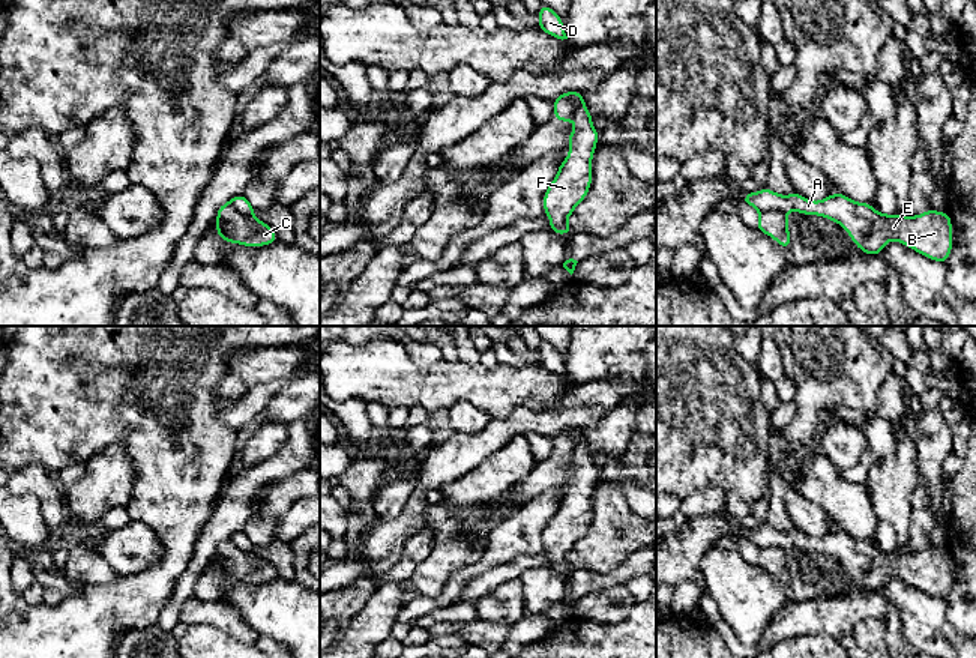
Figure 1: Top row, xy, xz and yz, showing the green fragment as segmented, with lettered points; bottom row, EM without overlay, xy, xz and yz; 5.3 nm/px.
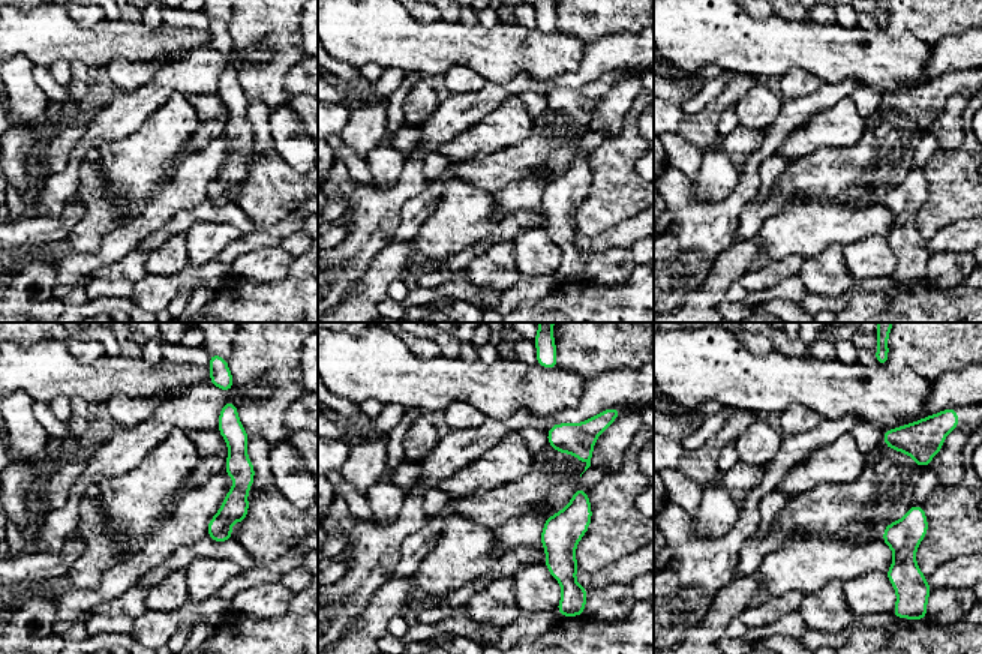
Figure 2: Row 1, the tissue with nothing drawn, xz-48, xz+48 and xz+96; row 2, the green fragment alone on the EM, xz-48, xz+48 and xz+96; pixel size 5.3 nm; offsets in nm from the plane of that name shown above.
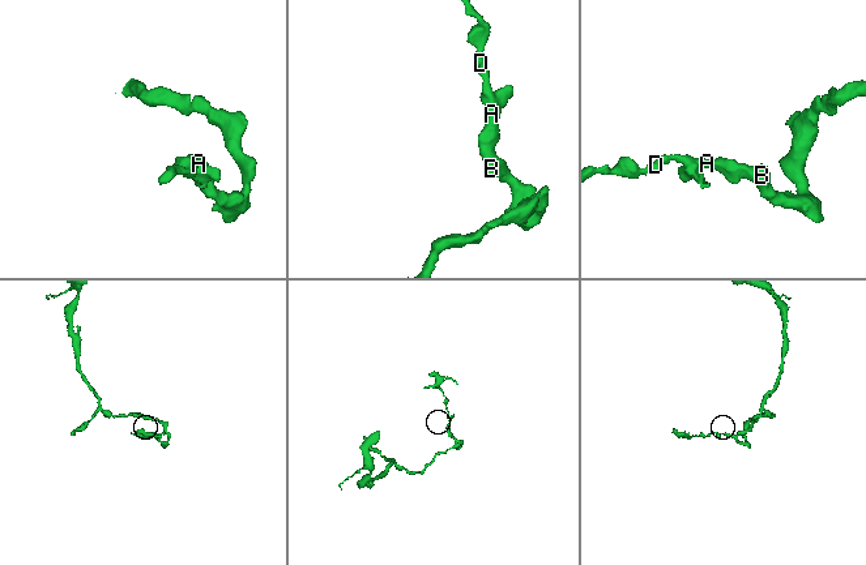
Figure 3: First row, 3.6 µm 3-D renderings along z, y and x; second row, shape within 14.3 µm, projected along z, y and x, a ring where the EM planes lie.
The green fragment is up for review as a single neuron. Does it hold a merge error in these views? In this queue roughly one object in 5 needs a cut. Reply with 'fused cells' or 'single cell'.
fused cells

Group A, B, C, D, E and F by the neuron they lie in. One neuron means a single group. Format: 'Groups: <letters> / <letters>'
Groups: A B D E F / C

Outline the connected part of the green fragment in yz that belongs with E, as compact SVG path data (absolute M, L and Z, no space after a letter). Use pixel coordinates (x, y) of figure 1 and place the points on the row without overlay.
M769 524L746 529L740 539L751 541L758 548L790 548L818 551L835 557L847 566L856 583L868 592L881 590L889 577L898 577L916 589L946 599L953 581L949 548L928 545L917 553L884 551L871 539L856 539L842 529L821 538L806 536L797 529L779 532Z

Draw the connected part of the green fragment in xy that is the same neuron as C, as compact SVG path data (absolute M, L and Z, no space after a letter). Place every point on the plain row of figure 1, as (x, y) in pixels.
M230 539L218 544L216 551L216 571L224 578L264 583L278 577L272 563L257 556L252 550L245 551L237 548Z

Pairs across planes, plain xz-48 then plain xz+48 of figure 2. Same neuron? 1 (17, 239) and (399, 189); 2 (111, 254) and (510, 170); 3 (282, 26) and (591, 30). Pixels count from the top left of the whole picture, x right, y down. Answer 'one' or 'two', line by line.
1: two
2: two
3: one

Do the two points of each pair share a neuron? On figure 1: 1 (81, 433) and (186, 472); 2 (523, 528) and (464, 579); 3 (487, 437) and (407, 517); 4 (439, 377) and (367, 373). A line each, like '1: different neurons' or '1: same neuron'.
1: same neuron
2: same neuron
3: same neuron
4: same neuron

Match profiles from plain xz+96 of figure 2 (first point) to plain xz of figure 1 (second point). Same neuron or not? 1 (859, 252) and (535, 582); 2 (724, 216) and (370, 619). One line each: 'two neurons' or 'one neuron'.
1: one neuron
2: two neurons

